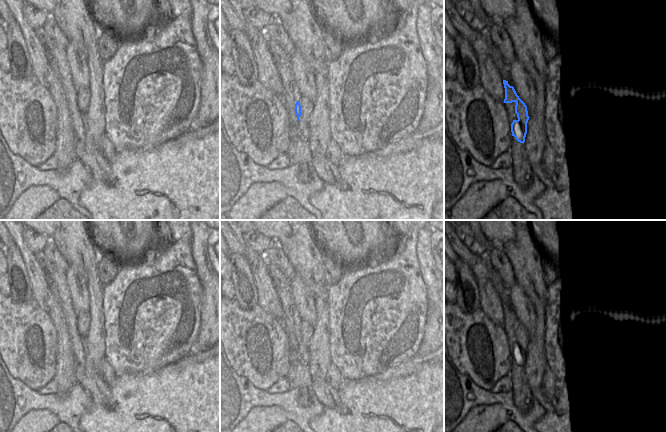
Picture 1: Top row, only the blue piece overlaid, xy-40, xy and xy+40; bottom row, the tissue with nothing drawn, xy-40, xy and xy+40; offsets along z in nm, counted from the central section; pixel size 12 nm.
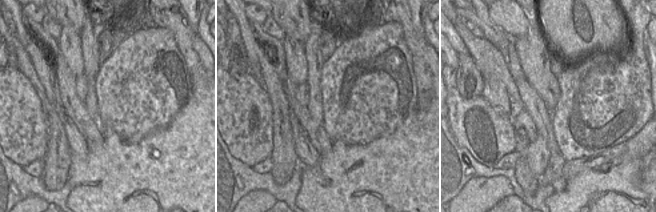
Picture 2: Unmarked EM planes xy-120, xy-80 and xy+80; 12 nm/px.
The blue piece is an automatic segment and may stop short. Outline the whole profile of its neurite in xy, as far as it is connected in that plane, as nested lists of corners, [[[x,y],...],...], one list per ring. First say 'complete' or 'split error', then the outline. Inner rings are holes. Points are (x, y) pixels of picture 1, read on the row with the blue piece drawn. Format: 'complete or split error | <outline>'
split error | [[[302,96],[295,104],[295,114],[299,120],[309,120],[313,110],[313,101],[307,97]]]

